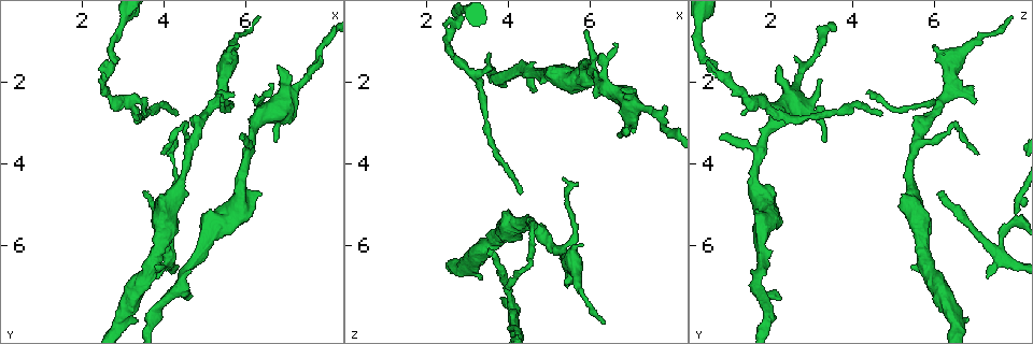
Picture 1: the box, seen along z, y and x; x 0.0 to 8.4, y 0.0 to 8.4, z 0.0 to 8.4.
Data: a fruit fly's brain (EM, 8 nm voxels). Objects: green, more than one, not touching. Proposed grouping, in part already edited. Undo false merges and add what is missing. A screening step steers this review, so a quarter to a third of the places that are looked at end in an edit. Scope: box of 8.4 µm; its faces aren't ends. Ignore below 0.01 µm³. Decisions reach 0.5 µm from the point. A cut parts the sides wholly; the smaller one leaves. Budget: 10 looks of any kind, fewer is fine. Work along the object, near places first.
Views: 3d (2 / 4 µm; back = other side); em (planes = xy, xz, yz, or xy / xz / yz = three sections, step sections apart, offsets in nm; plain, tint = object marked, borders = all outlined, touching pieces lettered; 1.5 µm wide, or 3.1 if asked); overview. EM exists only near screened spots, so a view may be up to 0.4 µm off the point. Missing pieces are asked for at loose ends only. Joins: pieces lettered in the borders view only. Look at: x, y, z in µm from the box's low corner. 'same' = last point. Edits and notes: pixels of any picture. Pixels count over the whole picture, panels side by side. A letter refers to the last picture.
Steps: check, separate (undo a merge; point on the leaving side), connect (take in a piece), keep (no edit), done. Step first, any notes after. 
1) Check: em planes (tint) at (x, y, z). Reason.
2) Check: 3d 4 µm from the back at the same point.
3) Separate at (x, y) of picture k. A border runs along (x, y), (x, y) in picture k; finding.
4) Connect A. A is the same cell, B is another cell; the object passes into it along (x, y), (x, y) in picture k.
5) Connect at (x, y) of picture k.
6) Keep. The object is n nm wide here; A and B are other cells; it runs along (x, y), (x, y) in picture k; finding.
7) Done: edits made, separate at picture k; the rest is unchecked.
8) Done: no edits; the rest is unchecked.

Check: em 3.1 µm planes (borders) at (7.05, 1.90, 3.30).

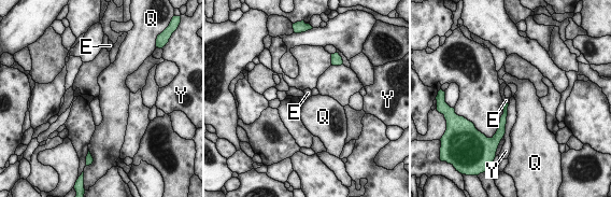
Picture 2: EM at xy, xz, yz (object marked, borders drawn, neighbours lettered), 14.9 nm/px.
Connect at (506, 100) of picture 2. The longest contact is with Y, 480 nm; E is the same cell, Q and Y are other cells; the neuron continues.

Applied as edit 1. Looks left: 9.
Check: em yz step 8 (borders) at (3.40, 2.95, 2.95). A narrow waist.

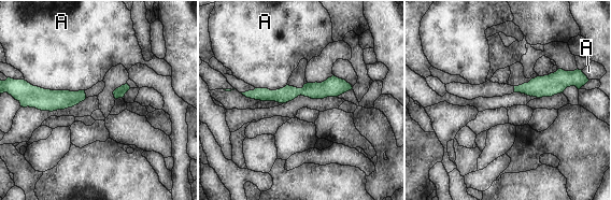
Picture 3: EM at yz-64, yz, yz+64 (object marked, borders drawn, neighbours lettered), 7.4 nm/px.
Keep. A is another cell; it runs along (347, 86), (284, 95), (247, 94) in picture 3; one neuron here.

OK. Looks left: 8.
Check: em planes (plain) at (3.50, 4.65, 6.20). Tapers out.

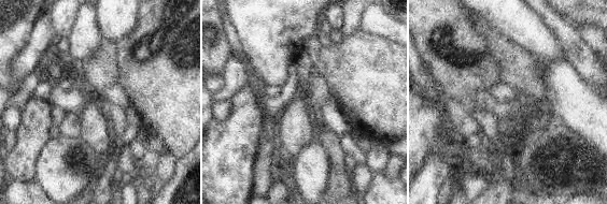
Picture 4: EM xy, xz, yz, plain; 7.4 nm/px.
Check: em planes (tint) at the same point.

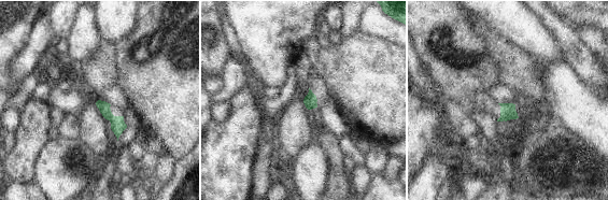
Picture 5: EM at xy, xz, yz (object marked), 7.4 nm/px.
Check: em planes (borders) at the same point. What lies round it.

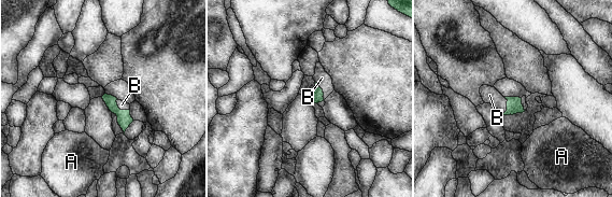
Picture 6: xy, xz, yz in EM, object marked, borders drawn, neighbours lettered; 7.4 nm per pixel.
Connect at (322, 78) of picture 6. B is the same cell, A is another cell; the object passes into it along (316, 94), (323, 93), (322, 78) in picture 6; the neuron continues.

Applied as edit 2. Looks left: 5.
Check: overview.

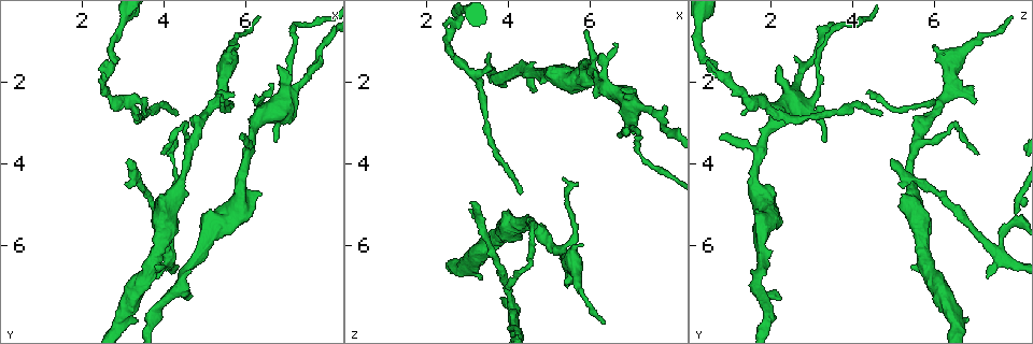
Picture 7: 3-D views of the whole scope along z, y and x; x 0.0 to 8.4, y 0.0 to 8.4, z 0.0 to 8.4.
Check: em planes (plain) at (5.30, 2.50, 6.15). Four-way junction.

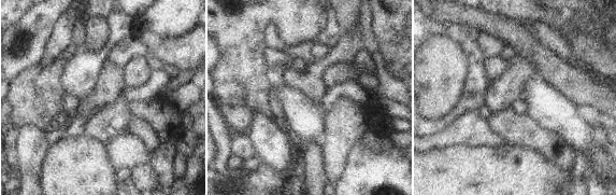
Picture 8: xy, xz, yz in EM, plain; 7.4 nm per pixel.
Check: em planes (tint) at the same point. With the object marked.

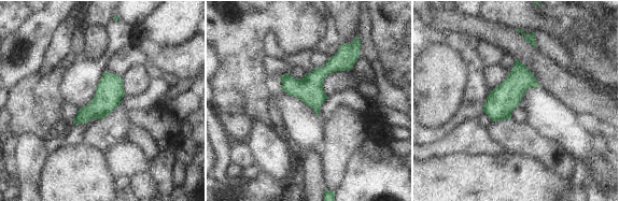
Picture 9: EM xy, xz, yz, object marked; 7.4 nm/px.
Check: em planes (borders) at the same point.

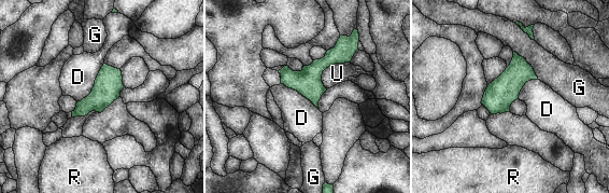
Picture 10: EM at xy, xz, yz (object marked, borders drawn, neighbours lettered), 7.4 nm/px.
Keep. The longest contact is with D, 360 nm; D, G, R and U are other cells; a border runs along (103, 63), (91, 91), (78, 101) in picture 10; all the same neuron.

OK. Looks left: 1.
Done: edits made, connect at picture 2, connect at picture 6; the rest is unchecked.

